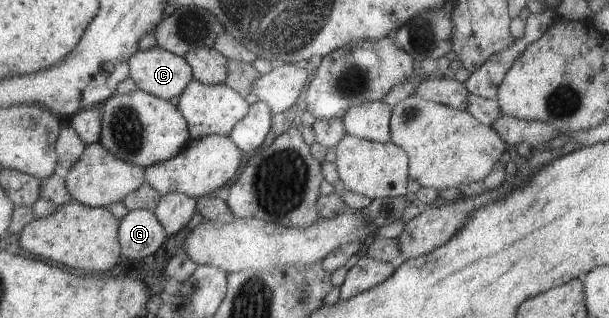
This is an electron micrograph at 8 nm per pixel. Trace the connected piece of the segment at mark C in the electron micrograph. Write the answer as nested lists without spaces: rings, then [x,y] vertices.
[[[158,46],[145,51],[137,51],[129,57],[129,78],[135,83],[138,90],[149,93],[163,100],[170,100],[181,95],[185,87],[192,81],[191,67],[187,65],[182,56],[168,53]]]

